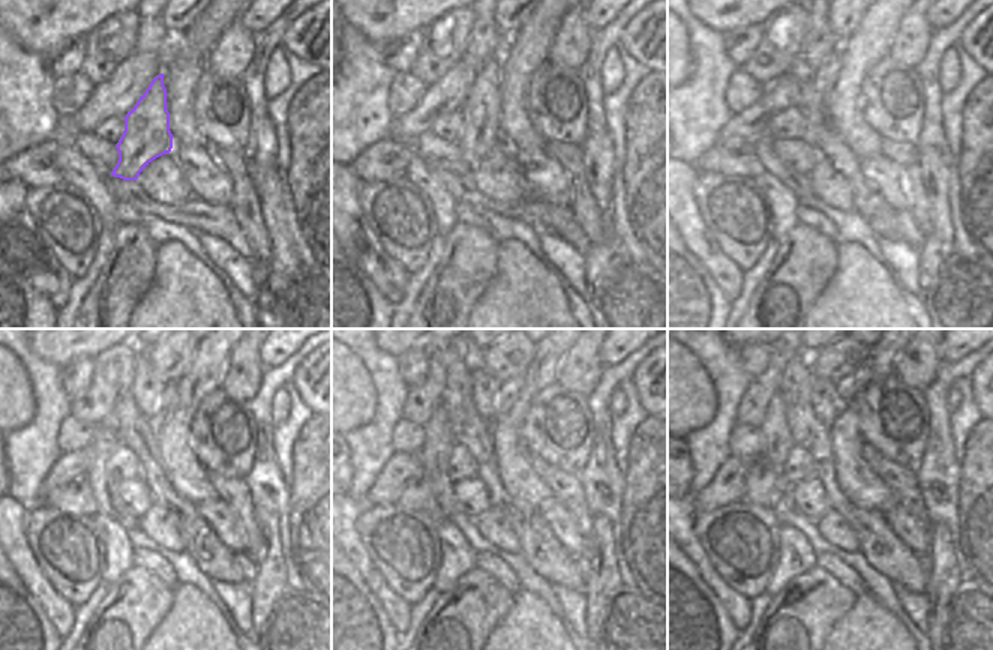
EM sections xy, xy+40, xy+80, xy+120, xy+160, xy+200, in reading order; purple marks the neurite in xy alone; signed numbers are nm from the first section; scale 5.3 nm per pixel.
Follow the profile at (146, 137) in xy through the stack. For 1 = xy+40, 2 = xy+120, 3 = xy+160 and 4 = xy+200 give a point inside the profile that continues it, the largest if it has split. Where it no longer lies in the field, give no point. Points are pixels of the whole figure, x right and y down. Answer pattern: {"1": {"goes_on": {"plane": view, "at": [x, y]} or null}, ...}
{"1": {"goes_on": {"plane": "xy+40", "at": [480, 134]}}, "2": {"goes_on": {"plane": "xy+120", "at": [168, 395]}}, "3": {"goes_on": {"plane": "xy+160", "at": [509, 391]}}, "4": {"goes_on": {"plane": "xy+200", "at": [851, 386]}}}

